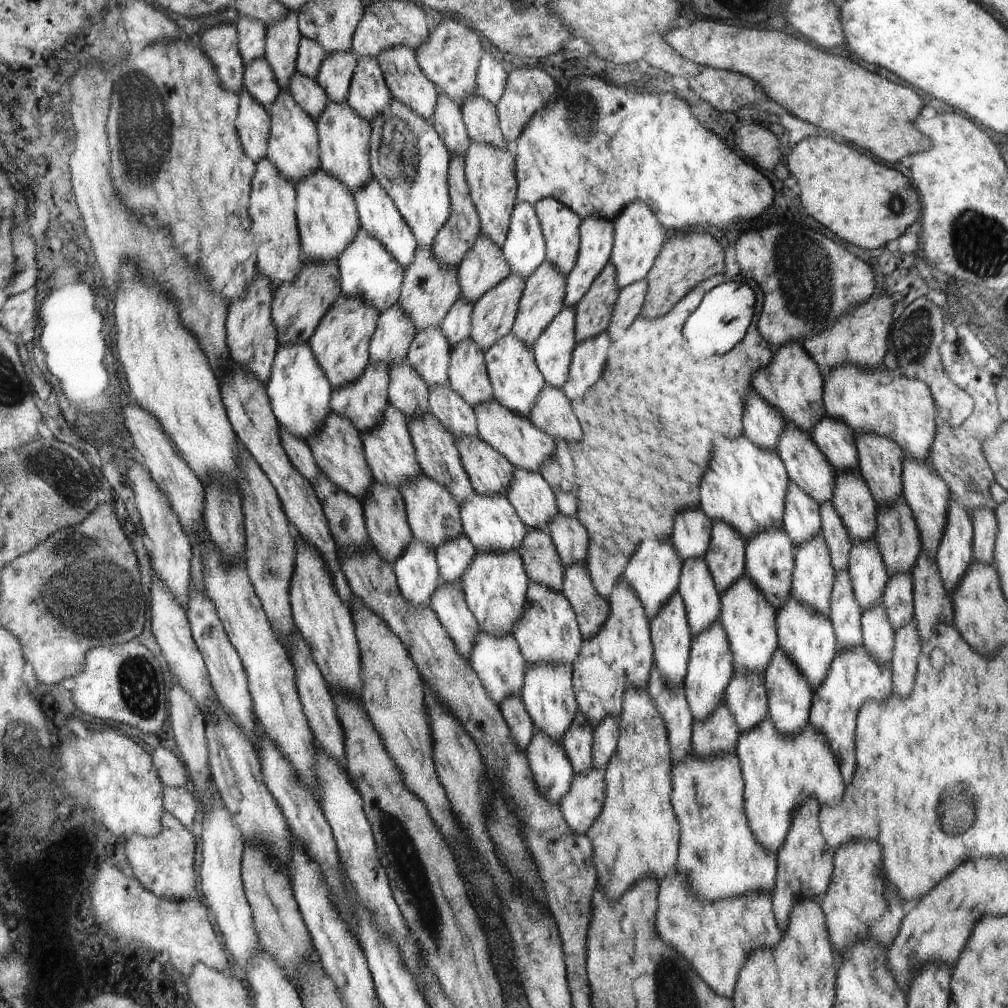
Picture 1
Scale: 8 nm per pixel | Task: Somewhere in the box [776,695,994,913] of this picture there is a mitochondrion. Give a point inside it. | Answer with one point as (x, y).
(967, 800)

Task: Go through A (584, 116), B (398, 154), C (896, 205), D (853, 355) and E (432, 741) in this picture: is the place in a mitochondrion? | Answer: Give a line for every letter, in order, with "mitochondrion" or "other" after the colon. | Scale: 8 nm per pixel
A: mitochondrion
B: mitochondrion
C: mitochondrion
D: other
E: other

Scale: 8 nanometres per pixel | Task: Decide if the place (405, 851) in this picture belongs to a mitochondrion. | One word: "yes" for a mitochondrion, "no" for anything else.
yes

